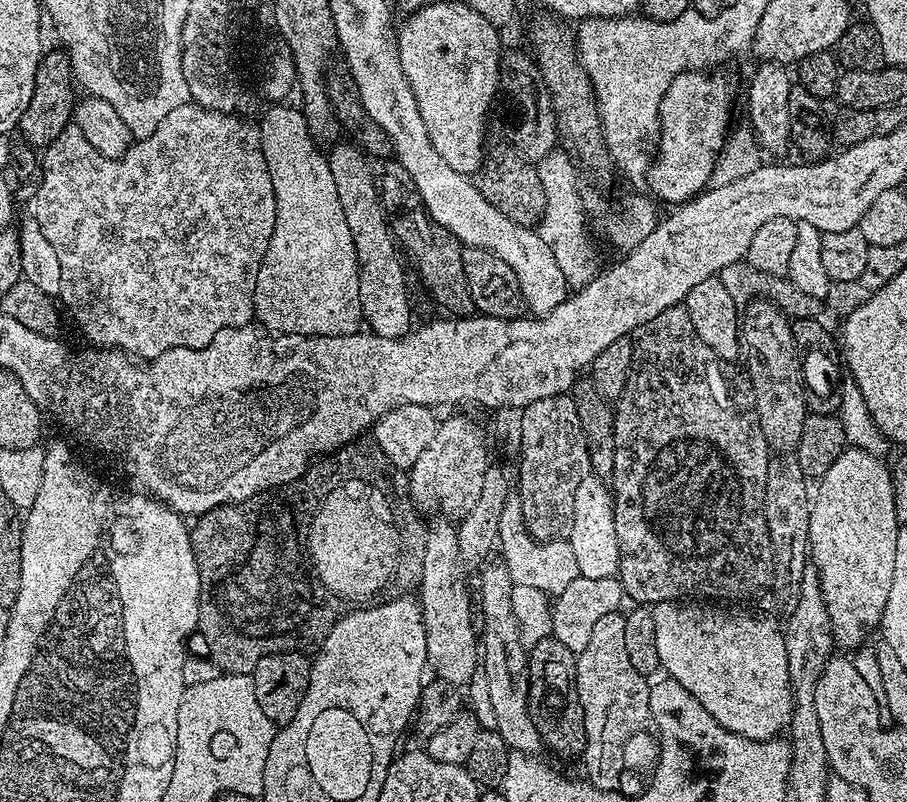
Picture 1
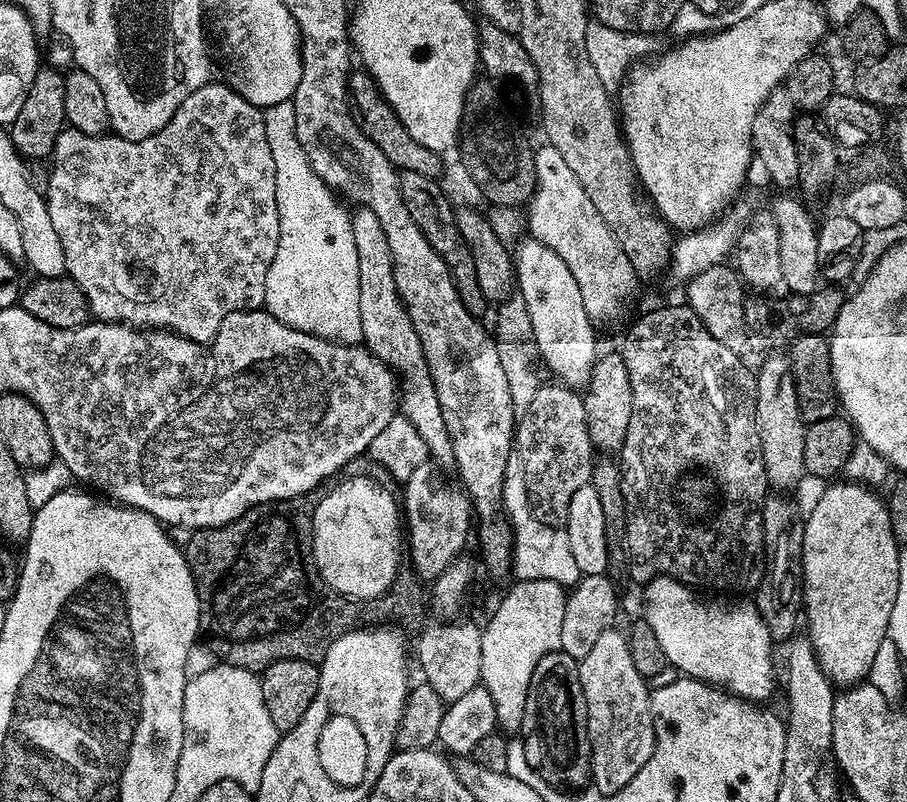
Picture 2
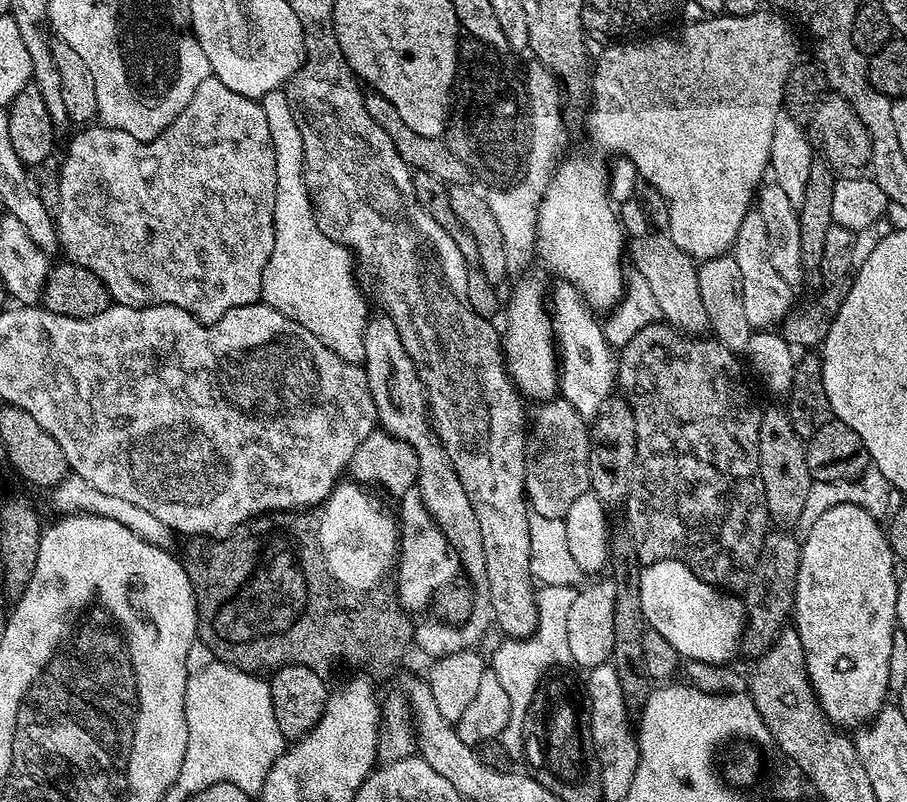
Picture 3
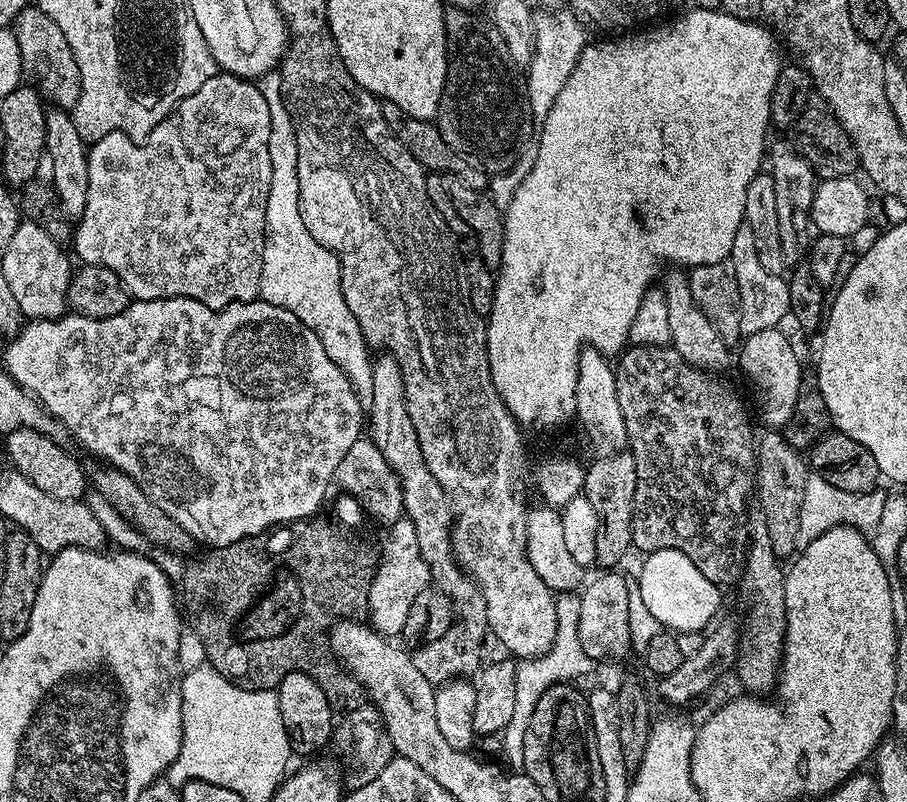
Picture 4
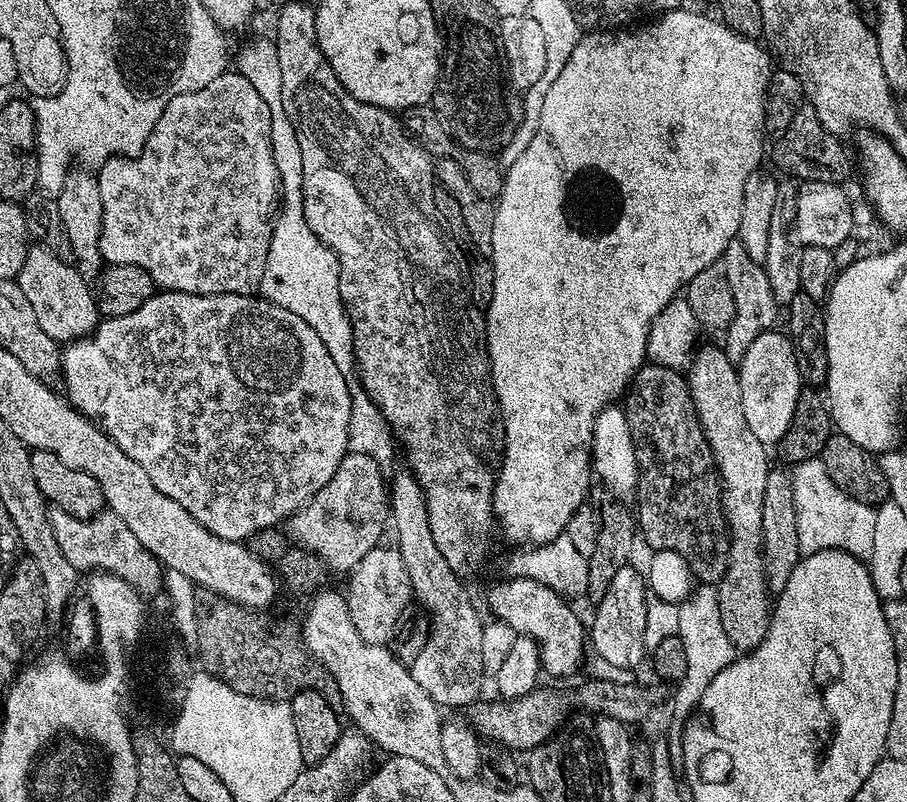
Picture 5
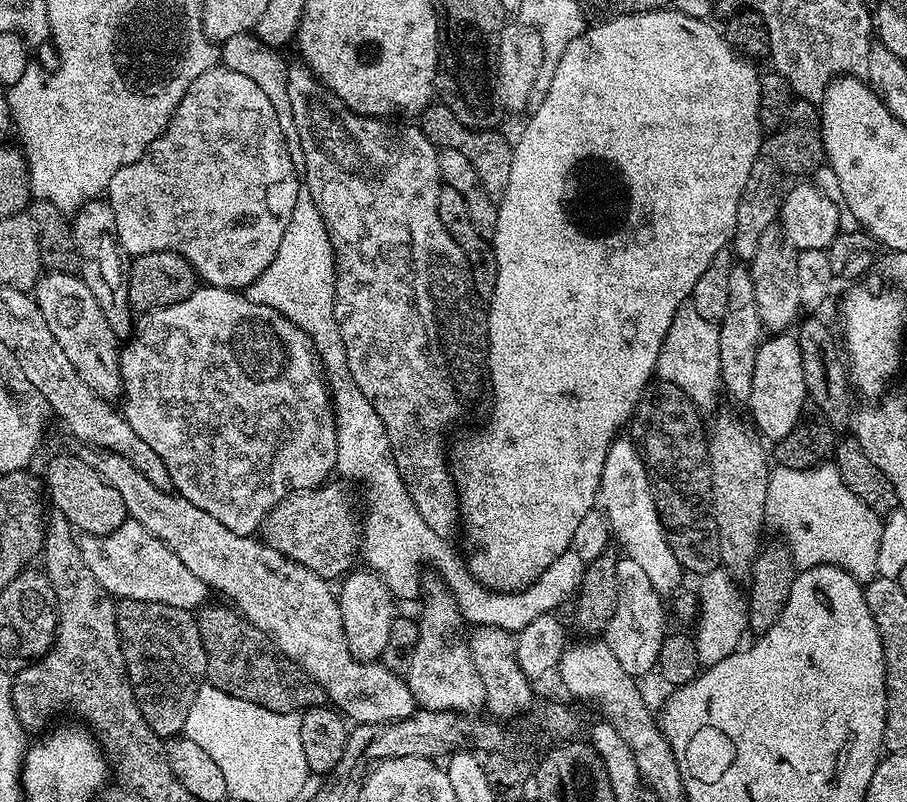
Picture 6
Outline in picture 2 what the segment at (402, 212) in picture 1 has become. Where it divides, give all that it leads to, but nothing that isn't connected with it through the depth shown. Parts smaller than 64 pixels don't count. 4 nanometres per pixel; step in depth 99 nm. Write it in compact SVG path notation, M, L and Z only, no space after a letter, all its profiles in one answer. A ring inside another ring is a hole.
M406 170L399 173L399 178L402 202L406 204L410 218L414 218L414 222L418 222L418 230L422 230L422 234L426 234L426 242L430 242L430 246L434 246L434 250L438 250L442 262L446 262L458 292L458 298L462 300L462 306L466 306L466 310L471 316L484 318L490 308L490 301L478 287L478 274L474 274L474 258L470 258L470 246L466 246L456 225L454 204L444 197L443 190L436 185L437 181L431 176L414 174L414 170Z

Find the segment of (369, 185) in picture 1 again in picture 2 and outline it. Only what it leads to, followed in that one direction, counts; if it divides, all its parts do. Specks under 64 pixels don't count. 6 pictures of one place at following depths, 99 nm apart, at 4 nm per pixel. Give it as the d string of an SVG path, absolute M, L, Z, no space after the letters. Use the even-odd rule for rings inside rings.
M357 207L351 213L354 230L354 246L358 249L358 311L362 314L362 344L368 351L391 368L398 377L398 412L408 419L422 434L426 450L433 461L451 469L456 463L450 434L446 434L446 422L442 422L442 406L438 406L438 390L432 381L430 366L418 342L418 330L406 314L402 298L394 282L394 262L390 244L374 210Z

